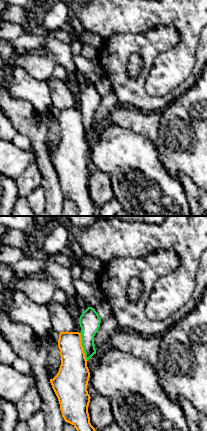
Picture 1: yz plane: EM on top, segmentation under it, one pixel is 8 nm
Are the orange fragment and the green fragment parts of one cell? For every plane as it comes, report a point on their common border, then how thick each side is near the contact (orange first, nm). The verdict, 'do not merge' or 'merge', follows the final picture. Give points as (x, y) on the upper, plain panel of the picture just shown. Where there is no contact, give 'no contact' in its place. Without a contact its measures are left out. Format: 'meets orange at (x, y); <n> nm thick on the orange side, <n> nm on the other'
meets orange at (82, 123); 260 nm thick on the orange side, 170 nm on the other

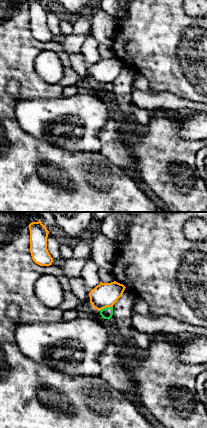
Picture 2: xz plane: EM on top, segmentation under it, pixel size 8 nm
meets orange at (105, 83); 190 nm thick on the orange side, 90 nm on the other

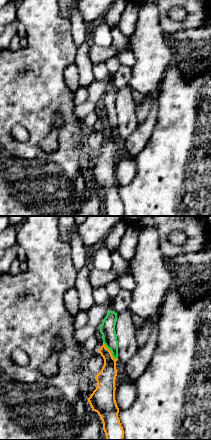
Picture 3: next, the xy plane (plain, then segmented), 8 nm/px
meets orange at (110, 128); 150 nm thick on the orange side, 120 nm on the other

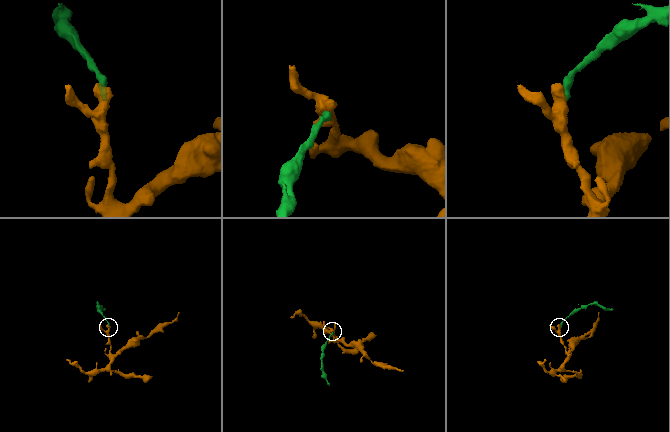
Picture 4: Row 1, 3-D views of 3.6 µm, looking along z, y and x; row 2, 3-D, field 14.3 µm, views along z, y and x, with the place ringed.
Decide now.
do not merge

